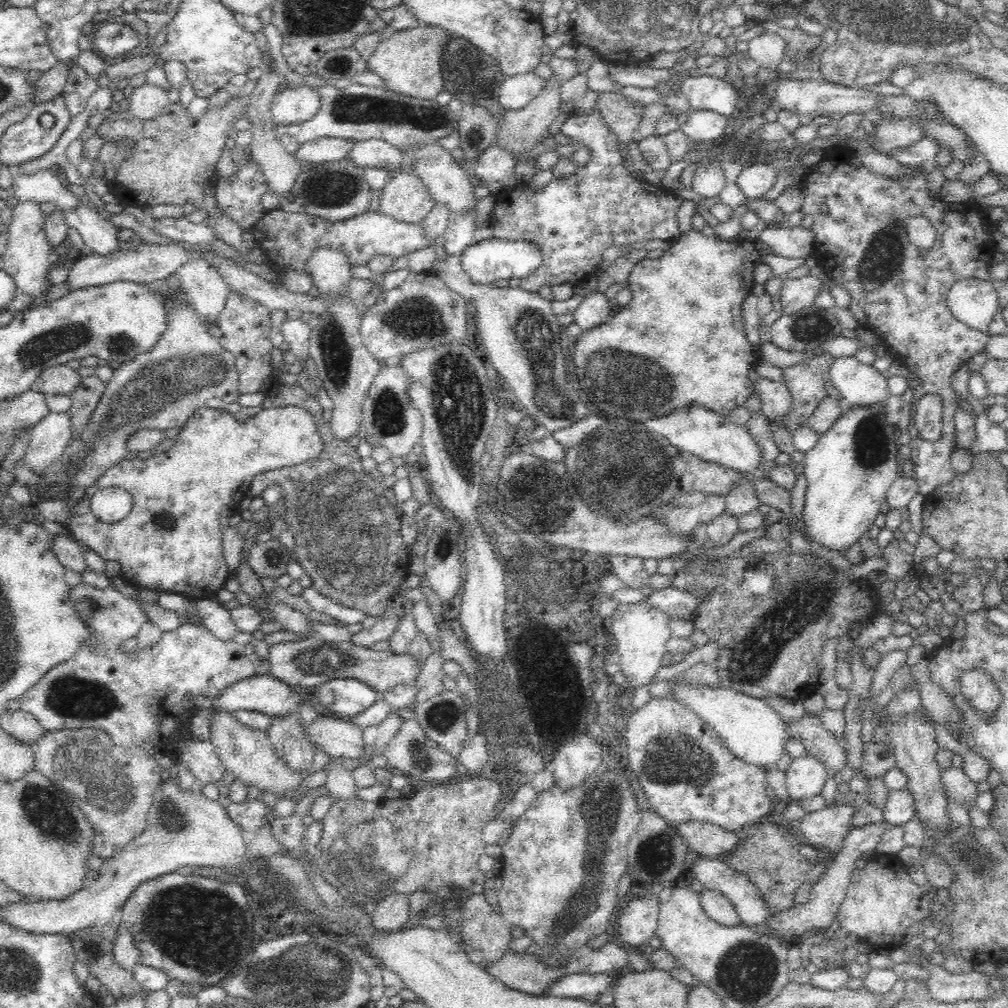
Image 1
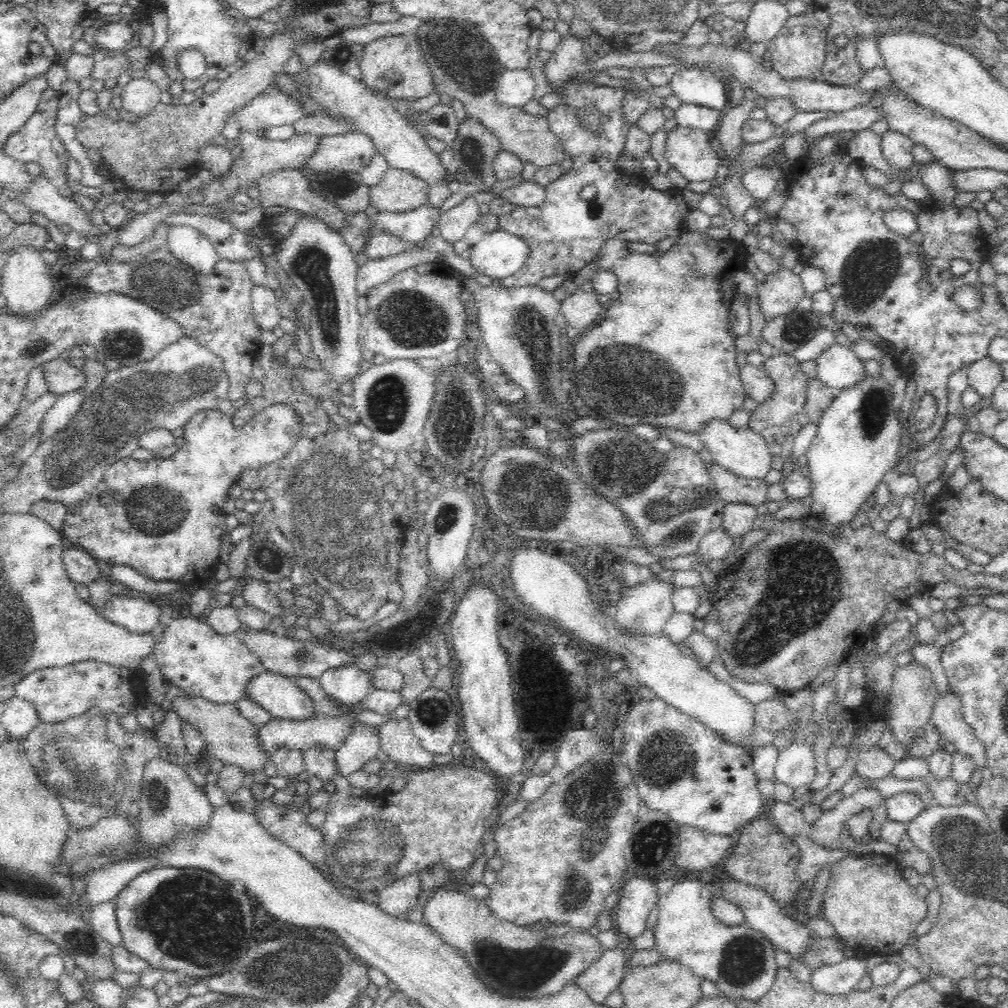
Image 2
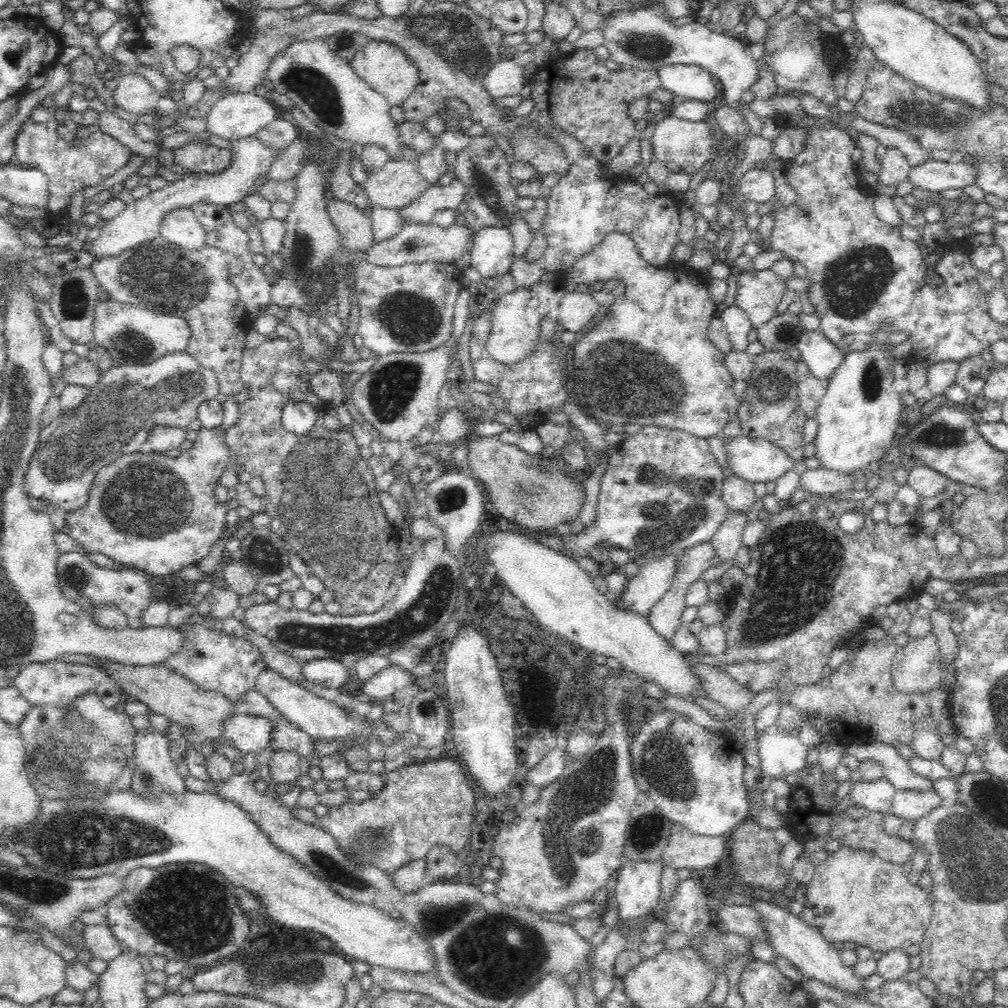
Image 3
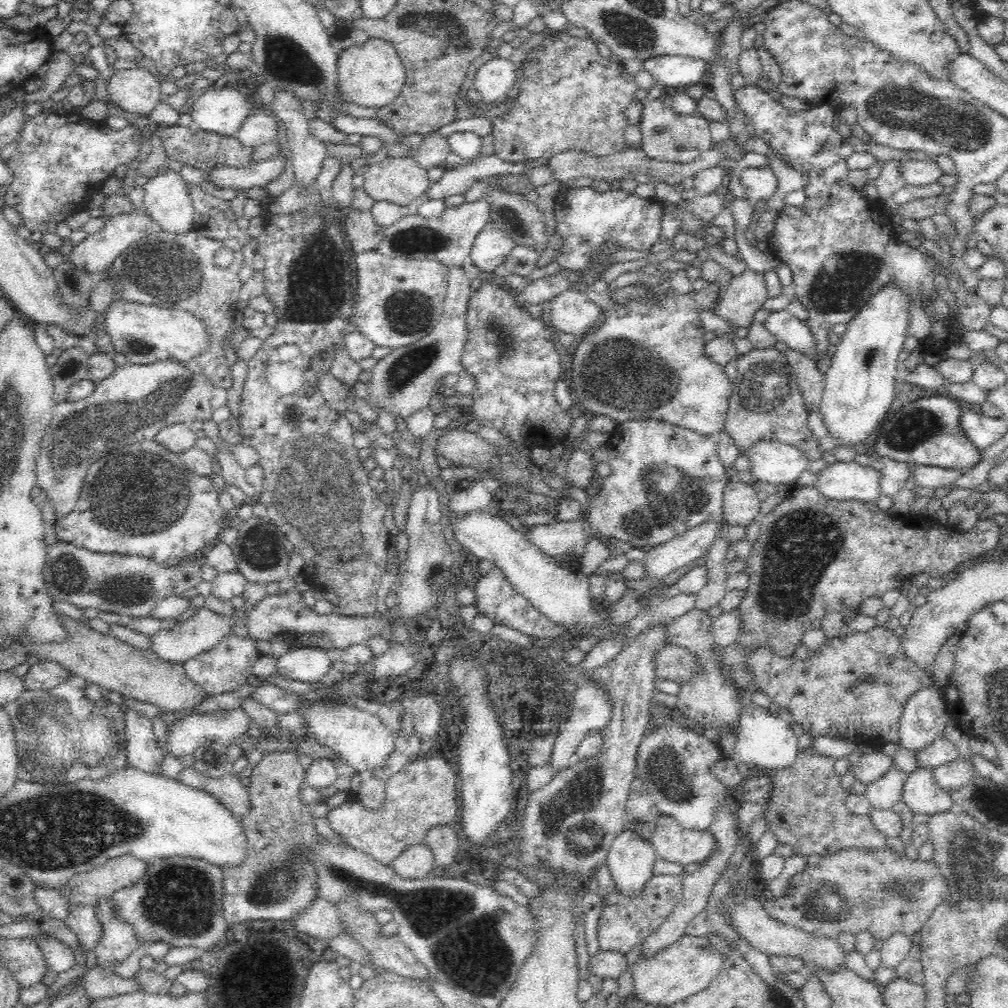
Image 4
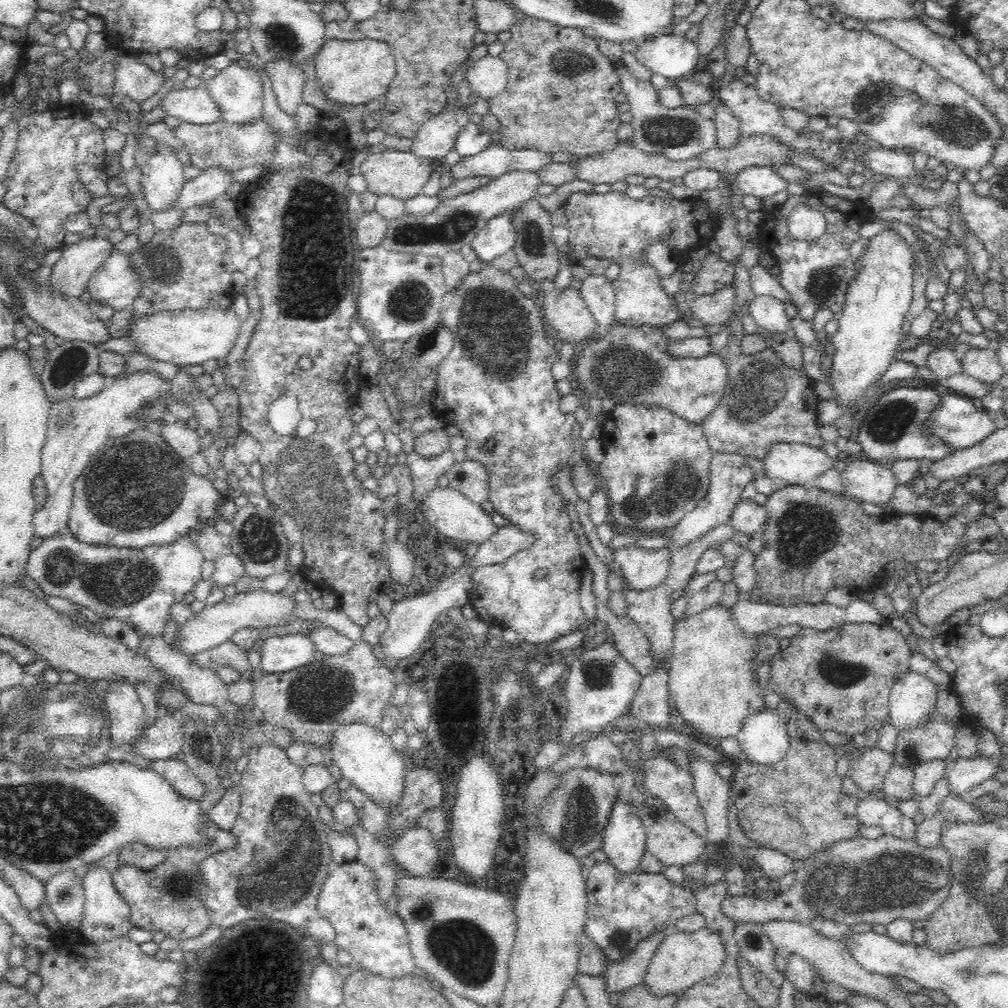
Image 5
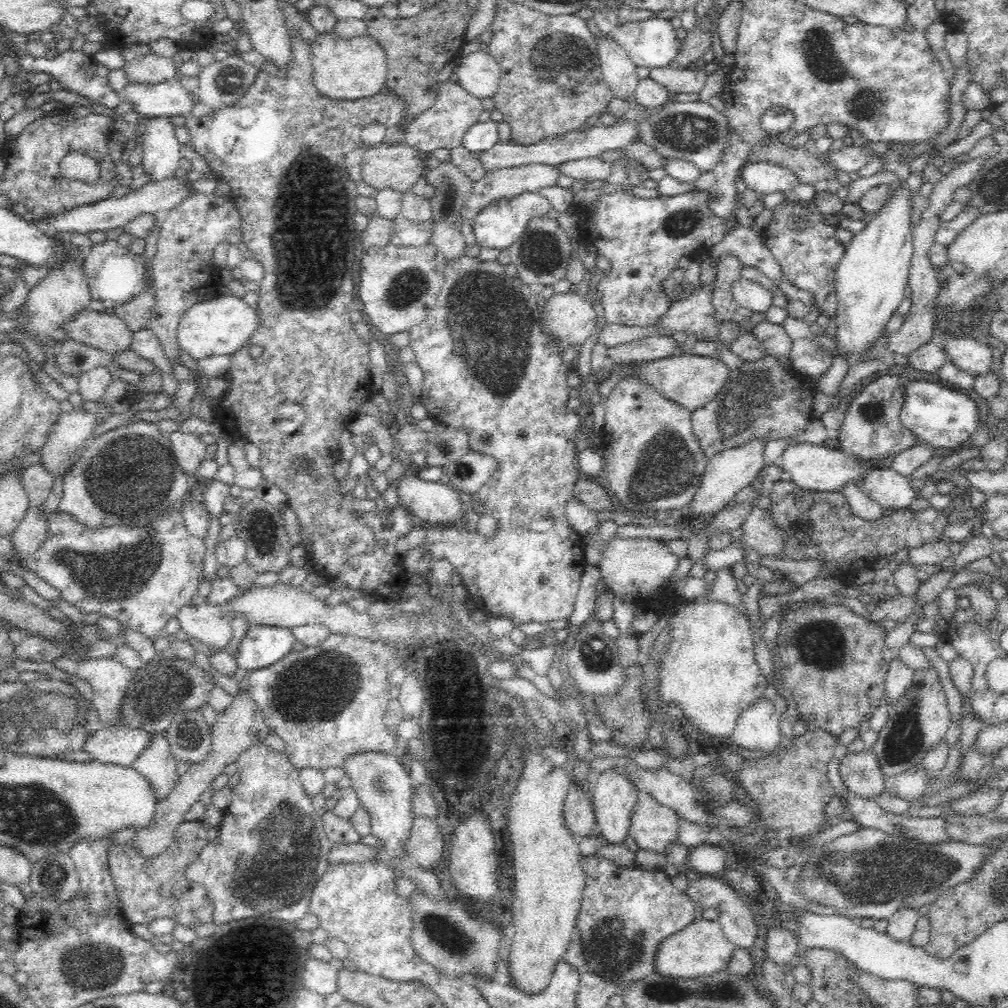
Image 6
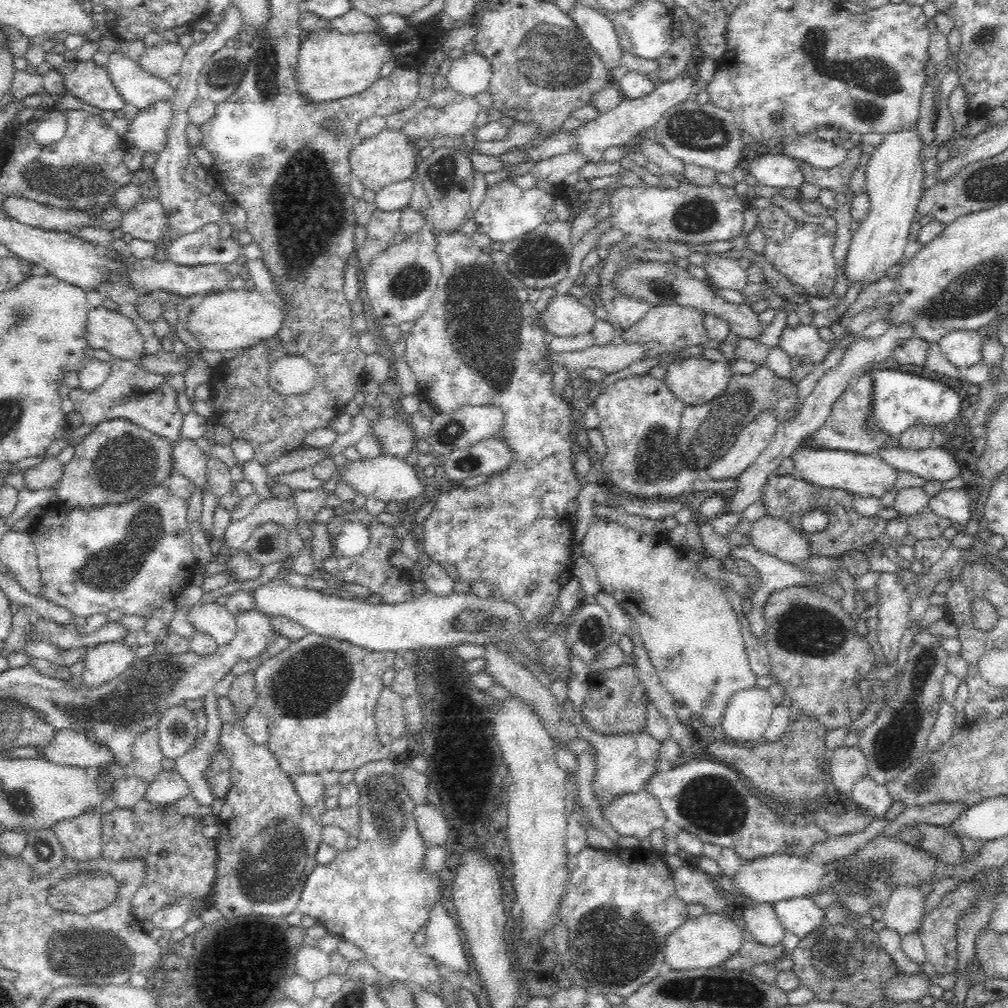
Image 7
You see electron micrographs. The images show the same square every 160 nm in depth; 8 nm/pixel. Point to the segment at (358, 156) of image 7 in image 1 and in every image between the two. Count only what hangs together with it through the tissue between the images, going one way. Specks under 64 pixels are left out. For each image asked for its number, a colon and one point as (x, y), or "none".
1: (404, 198)
2: (399, 191)
3: (396, 184)
4: (402, 181)
5: (402, 174)
6: (397, 166)

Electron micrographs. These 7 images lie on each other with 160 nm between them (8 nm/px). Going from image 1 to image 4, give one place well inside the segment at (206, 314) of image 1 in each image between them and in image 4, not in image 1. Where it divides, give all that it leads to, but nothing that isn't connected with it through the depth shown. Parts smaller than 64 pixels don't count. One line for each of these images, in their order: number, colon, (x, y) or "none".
2: (188, 245)
3: (179, 226)
4: (166, 199)

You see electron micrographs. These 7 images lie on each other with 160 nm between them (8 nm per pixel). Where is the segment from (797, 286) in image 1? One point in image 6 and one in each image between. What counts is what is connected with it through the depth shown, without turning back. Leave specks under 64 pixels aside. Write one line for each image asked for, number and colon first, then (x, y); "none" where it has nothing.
2: (780, 291)
3: (759, 292)
4: (746, 294)
5: (714, 309)
6: (694, 316)

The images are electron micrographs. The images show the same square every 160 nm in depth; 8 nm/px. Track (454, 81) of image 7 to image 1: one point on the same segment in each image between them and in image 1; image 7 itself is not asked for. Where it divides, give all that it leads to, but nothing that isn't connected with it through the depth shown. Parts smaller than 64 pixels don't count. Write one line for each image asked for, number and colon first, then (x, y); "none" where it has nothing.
1: (515, 92)
2: (516, 88)
3: (506, 78)
4: (495, 80)
5: (488, 76)
6: (478, 74)

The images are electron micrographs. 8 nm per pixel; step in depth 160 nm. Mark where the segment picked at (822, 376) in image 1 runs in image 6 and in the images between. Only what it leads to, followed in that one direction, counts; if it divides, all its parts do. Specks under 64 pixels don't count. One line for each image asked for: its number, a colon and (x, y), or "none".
2: (777, 419)
3: (769, 409)
4: (765, 404)
5: (765, 402)
6: (765, 398)

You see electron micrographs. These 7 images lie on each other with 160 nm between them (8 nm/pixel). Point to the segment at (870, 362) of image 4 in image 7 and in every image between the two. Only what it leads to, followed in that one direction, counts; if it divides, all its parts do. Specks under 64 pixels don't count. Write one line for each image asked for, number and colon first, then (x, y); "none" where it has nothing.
5: (879, 294)
6: (871, 277)
7: (894, 173)

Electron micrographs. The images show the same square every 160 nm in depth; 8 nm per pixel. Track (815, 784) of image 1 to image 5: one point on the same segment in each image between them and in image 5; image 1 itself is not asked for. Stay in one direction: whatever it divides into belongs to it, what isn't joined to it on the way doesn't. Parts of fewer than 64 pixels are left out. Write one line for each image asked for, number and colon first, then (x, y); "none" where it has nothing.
2: (795, 766)
3: (781, 754)
4: (765, 741)
5: (763, 737)

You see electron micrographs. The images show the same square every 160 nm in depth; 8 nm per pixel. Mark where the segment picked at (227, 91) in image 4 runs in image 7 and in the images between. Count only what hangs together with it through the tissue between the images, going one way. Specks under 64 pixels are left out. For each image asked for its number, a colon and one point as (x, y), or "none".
5: (192, 105)
6: (169, 98)
7: (135, 86)

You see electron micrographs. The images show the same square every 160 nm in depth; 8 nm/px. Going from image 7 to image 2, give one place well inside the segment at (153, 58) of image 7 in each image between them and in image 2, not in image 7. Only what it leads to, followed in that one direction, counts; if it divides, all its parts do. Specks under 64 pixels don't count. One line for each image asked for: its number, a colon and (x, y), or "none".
2: (140, 96)
3: (133, 93)
4: (135, 90)
5: (134, 80)
6: (151, 68)

